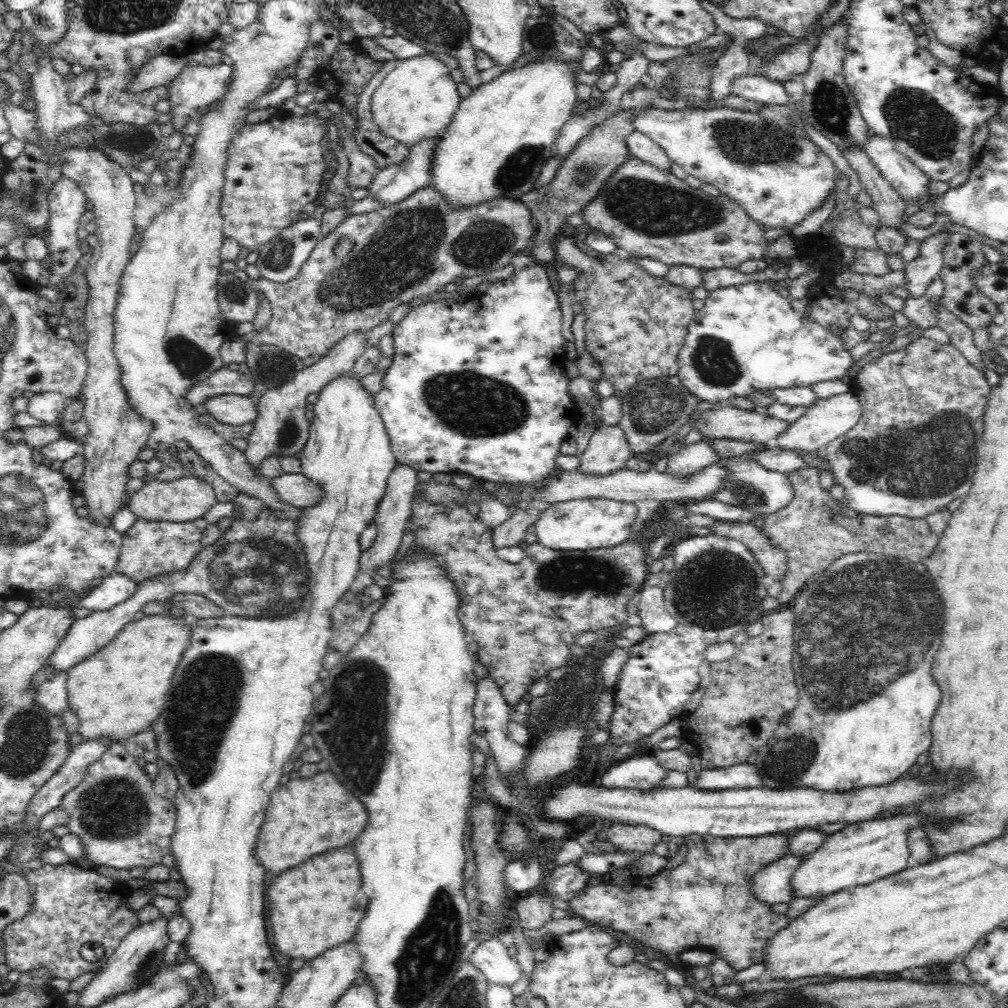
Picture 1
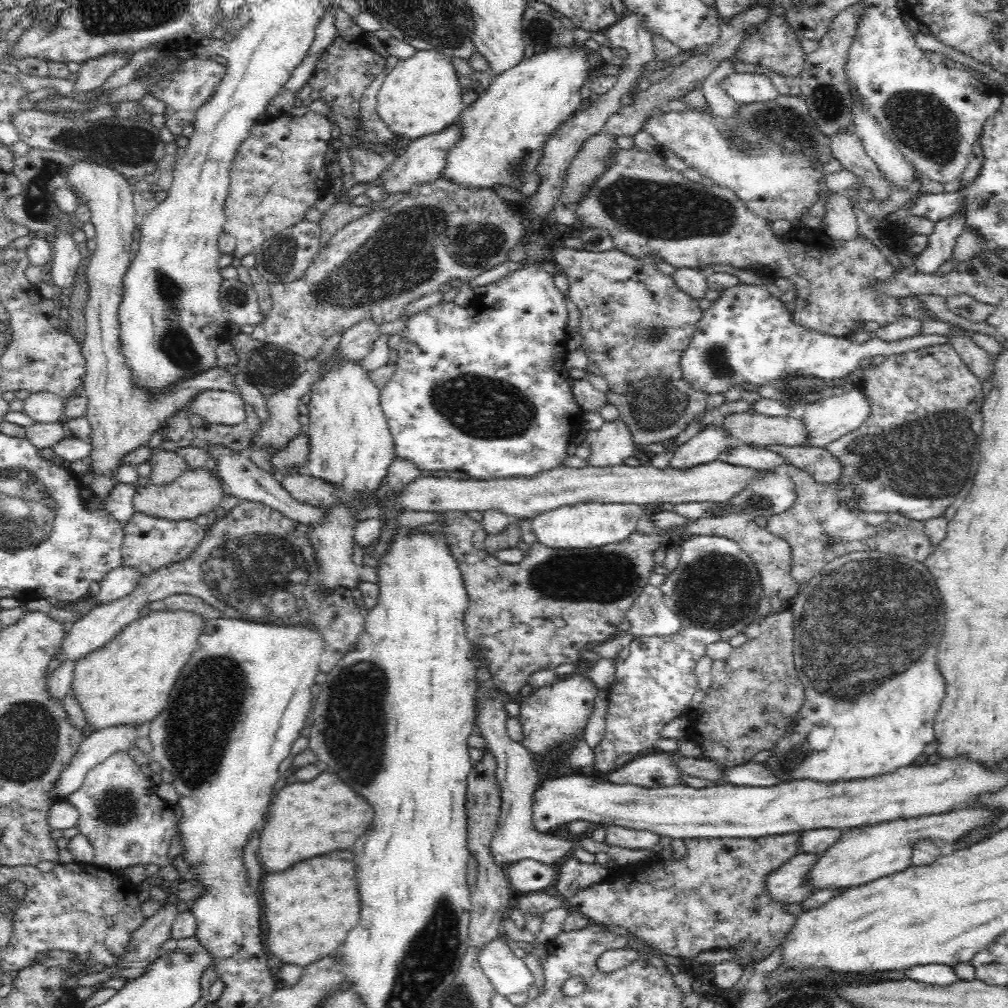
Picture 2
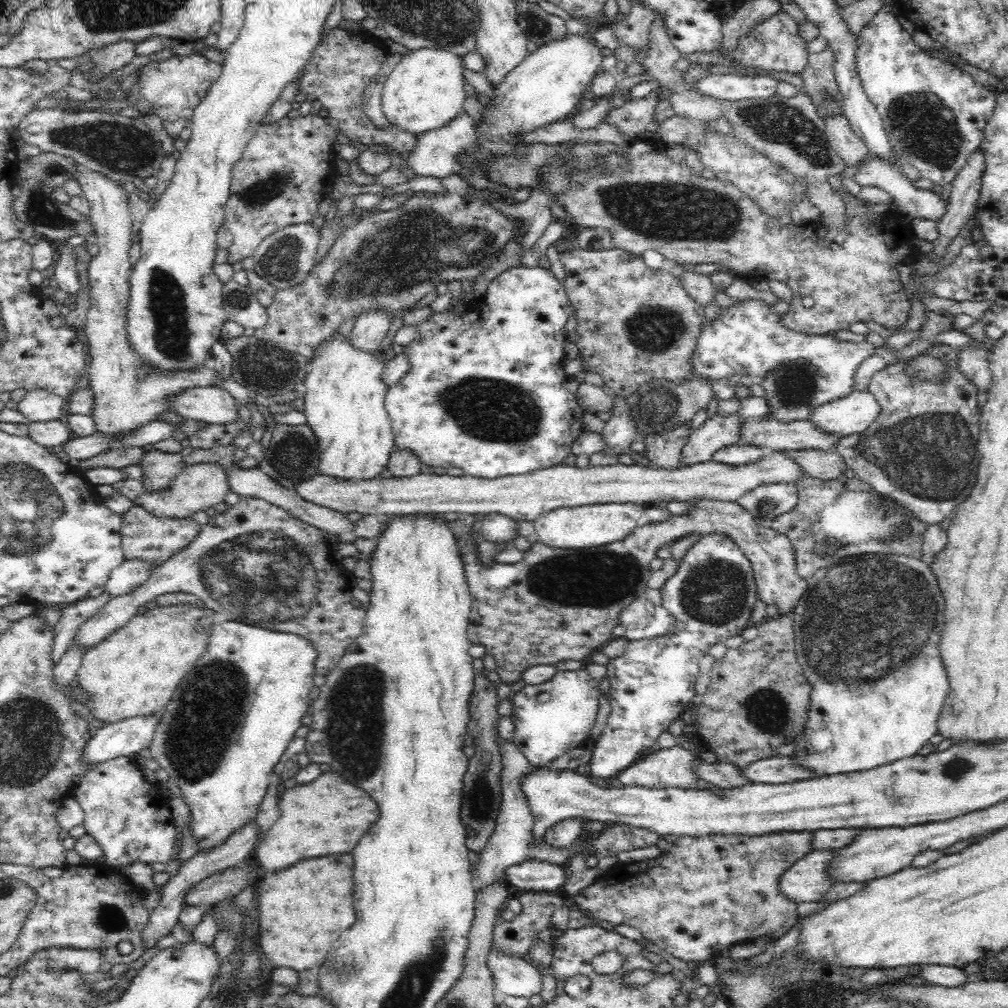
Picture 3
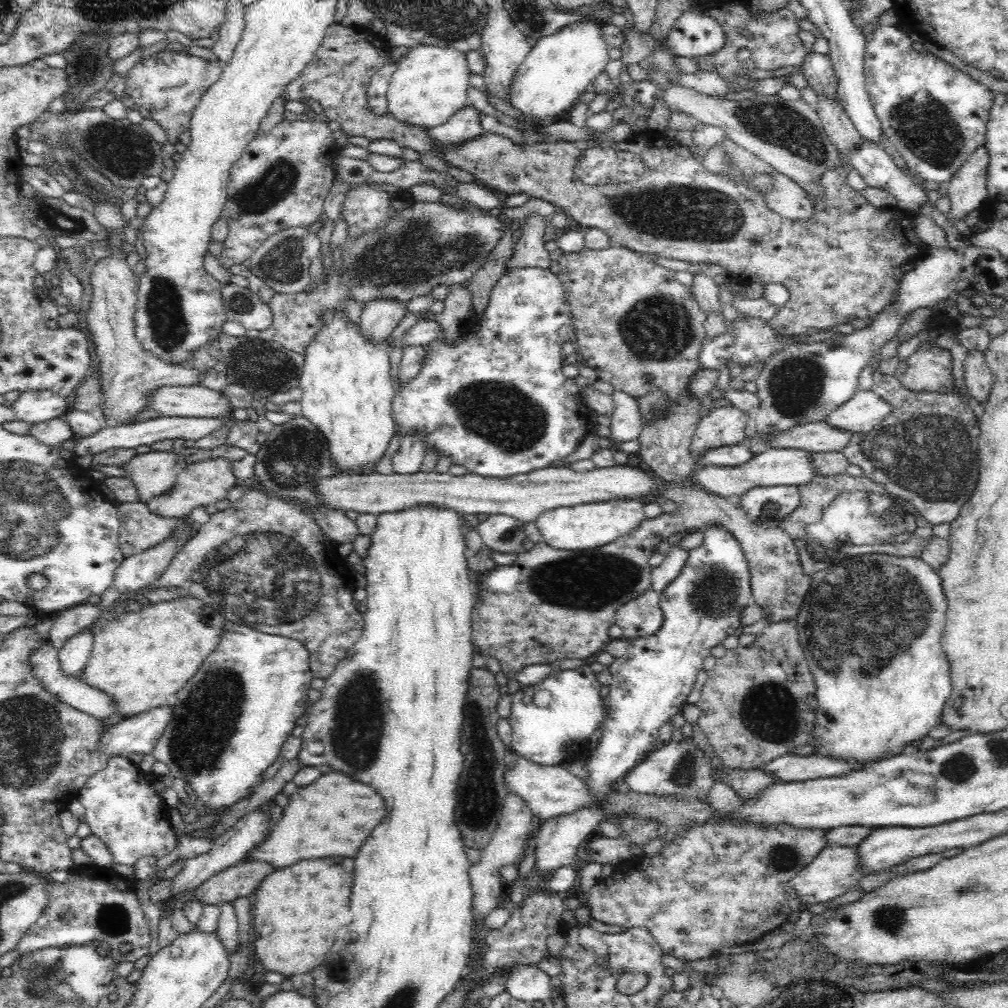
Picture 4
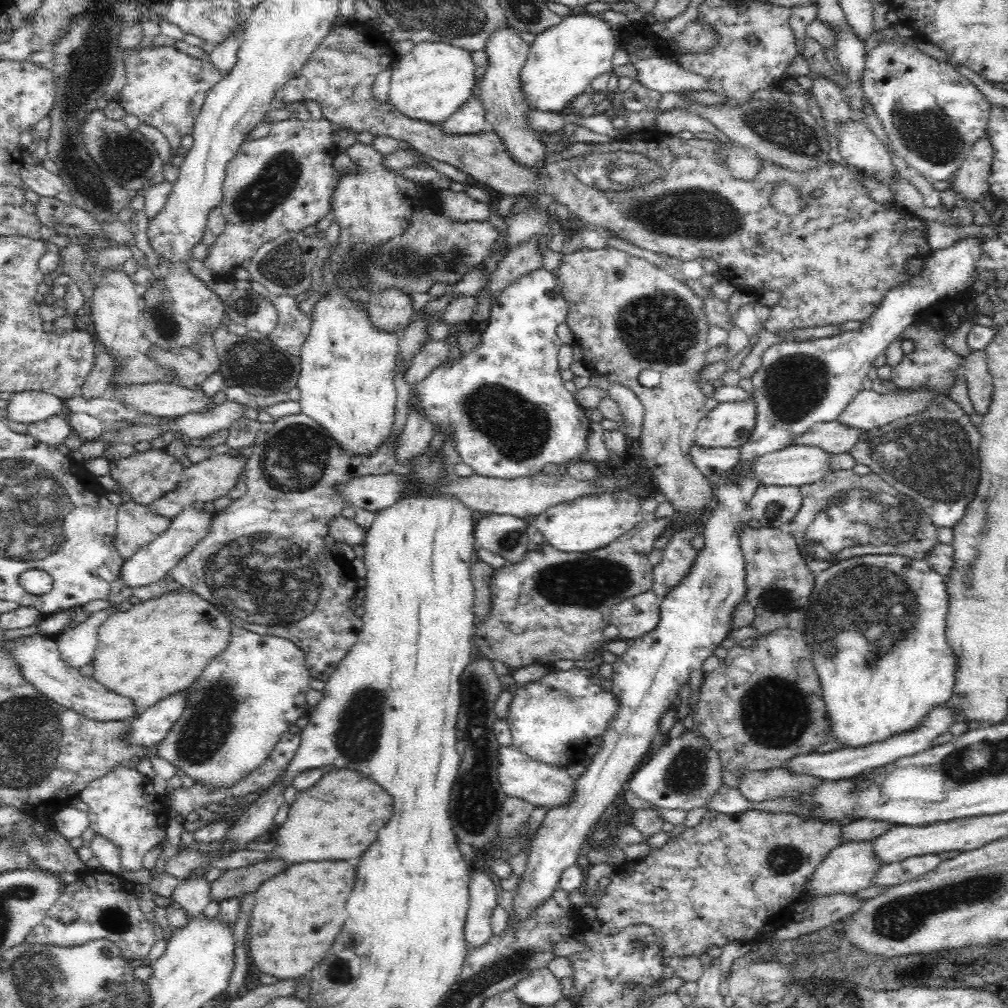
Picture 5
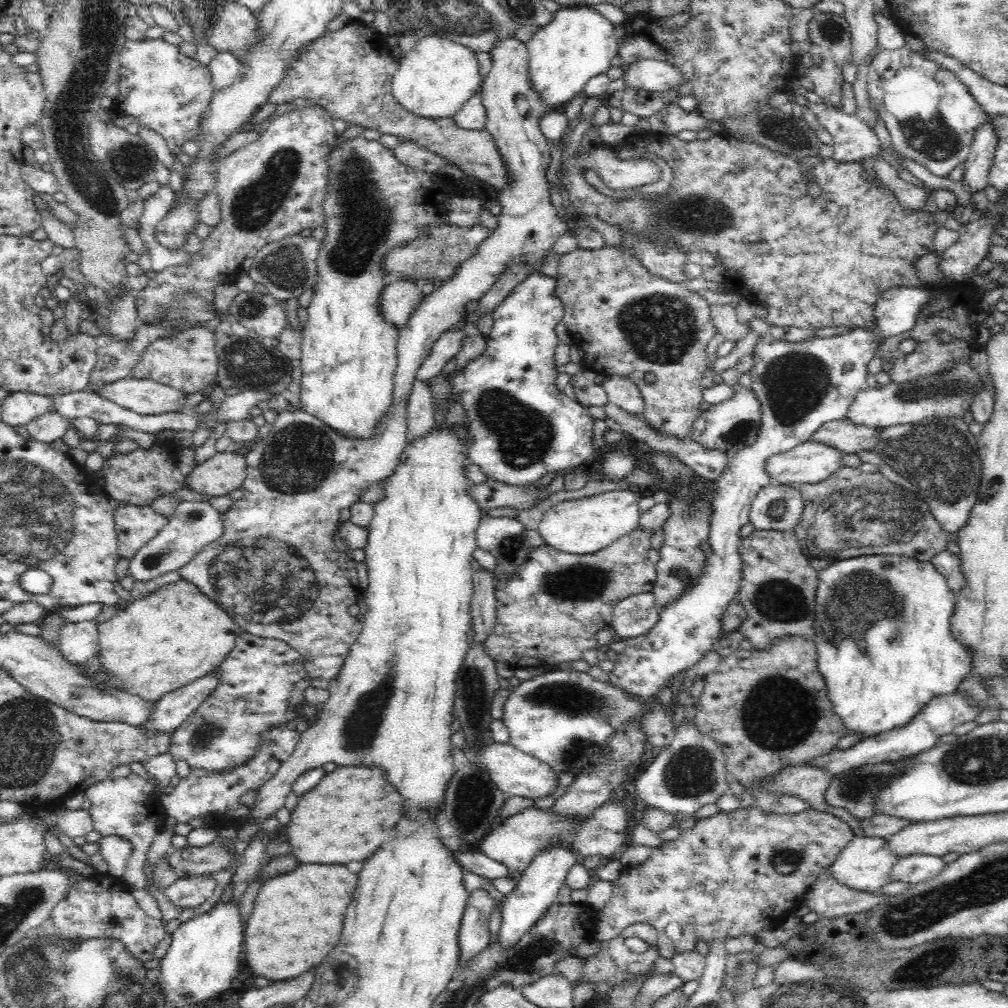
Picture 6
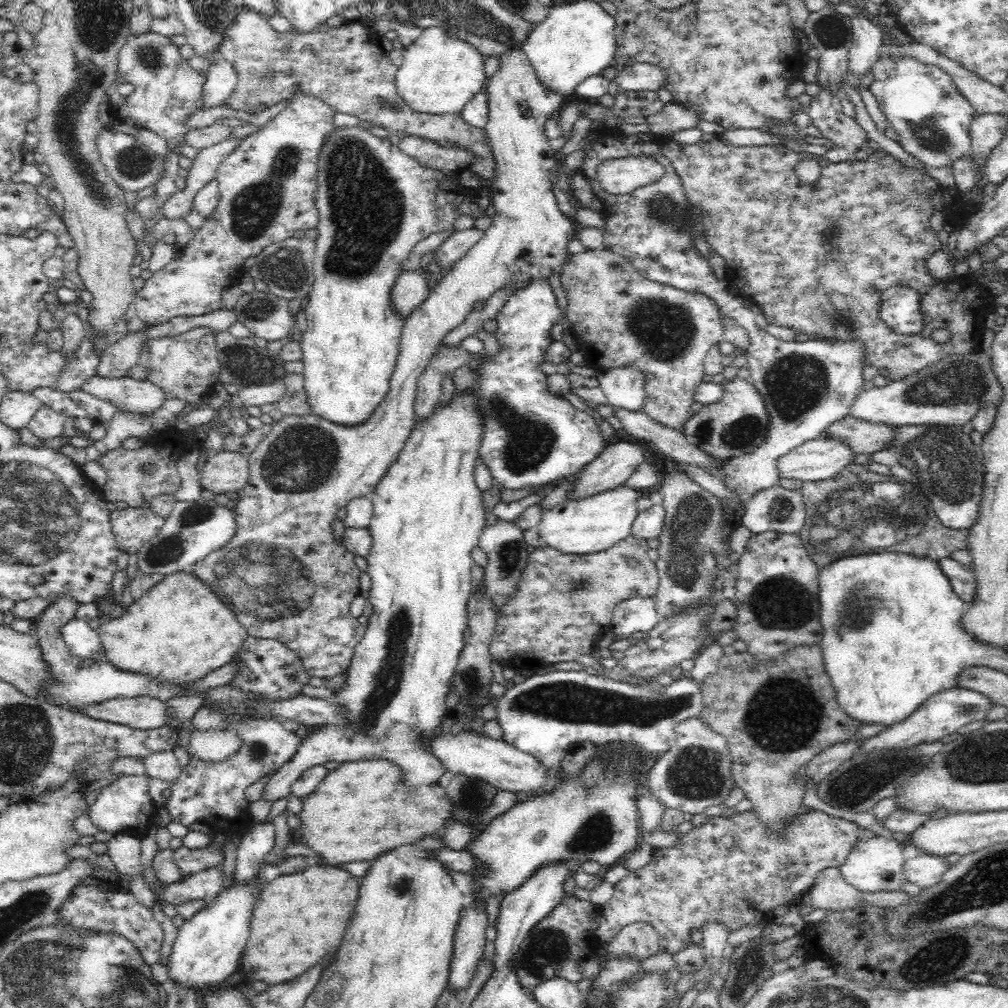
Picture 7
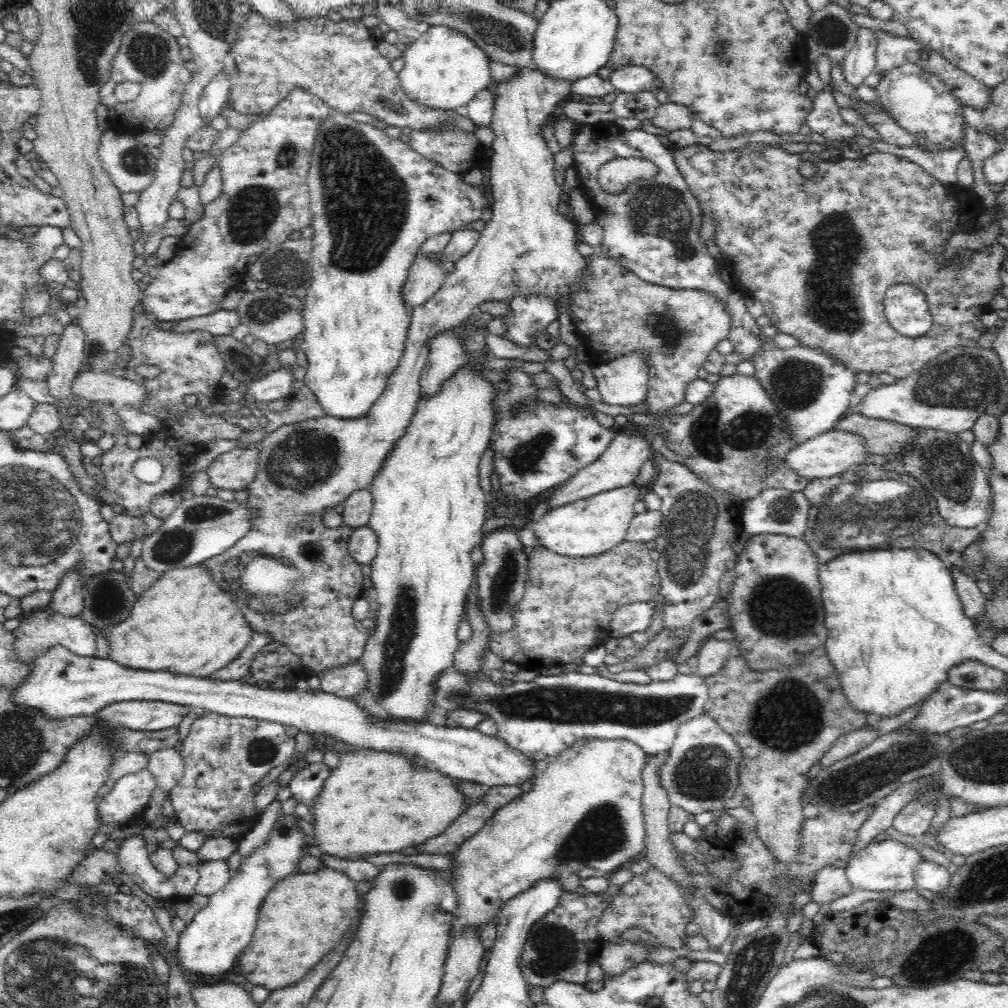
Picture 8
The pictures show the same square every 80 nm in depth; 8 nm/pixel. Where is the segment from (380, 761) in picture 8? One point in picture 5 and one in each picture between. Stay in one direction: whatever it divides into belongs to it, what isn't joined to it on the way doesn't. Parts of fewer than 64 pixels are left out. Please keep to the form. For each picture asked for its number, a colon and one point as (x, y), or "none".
5: (355, 810)
6: (345, 818)
7: (360, 810)

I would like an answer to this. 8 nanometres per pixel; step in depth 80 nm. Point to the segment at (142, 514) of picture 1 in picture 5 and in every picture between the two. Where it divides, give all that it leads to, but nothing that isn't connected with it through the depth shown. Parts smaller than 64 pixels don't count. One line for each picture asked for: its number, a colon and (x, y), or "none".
2: (198, 491)
3: (203, 484)
4: (202, 483)
5: (212, 478)

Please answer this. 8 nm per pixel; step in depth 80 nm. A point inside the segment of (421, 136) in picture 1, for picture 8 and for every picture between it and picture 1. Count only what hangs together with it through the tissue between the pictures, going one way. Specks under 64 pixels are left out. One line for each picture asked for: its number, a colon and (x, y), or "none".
2: (421, 95)
3: (425, 91)
4: (430, 84)
5: (434, 80)
6: (433, 80)
7: (439, 74)
8: (443, 69)

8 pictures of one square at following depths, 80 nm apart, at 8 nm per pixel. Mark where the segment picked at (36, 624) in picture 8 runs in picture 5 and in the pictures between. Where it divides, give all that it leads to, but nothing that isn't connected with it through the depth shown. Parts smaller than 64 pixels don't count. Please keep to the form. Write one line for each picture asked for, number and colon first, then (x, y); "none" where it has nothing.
5: (77, 644)
6: (79, 641)
7: (81, 639)

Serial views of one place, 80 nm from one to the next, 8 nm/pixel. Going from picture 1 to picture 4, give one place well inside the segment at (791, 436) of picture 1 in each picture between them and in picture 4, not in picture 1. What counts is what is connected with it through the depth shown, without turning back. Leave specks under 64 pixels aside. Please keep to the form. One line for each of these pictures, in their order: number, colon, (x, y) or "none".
2: (826, 420)
3: (854, 414)
4: (865, 410)

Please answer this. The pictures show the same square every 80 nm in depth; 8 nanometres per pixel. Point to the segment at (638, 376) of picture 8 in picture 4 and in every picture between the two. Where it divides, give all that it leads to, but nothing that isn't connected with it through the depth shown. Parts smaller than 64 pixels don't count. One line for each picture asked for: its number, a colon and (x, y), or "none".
4: (627, 424)
5: (631, 407)
6: (620, 390)
7: (625, 387)

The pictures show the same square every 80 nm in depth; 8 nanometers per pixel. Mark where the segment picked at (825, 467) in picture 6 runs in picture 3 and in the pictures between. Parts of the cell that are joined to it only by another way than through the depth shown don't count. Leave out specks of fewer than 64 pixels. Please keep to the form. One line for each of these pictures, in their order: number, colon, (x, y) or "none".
3: (523, 498)
4: (777, 467)
5: (801, 464)

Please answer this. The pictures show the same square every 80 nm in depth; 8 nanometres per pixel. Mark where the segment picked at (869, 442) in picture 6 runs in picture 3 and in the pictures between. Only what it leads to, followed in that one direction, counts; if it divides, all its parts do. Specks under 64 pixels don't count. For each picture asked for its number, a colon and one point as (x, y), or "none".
3: (803, 435)
4: (820, 437)
5: (832, 437)

